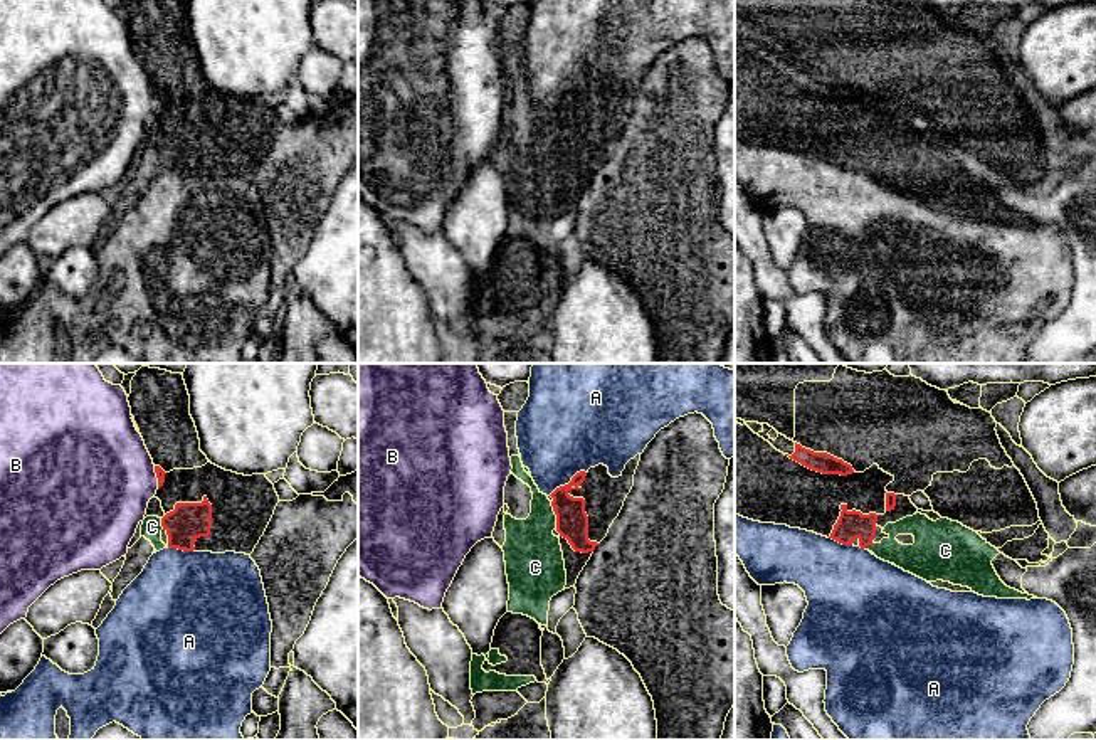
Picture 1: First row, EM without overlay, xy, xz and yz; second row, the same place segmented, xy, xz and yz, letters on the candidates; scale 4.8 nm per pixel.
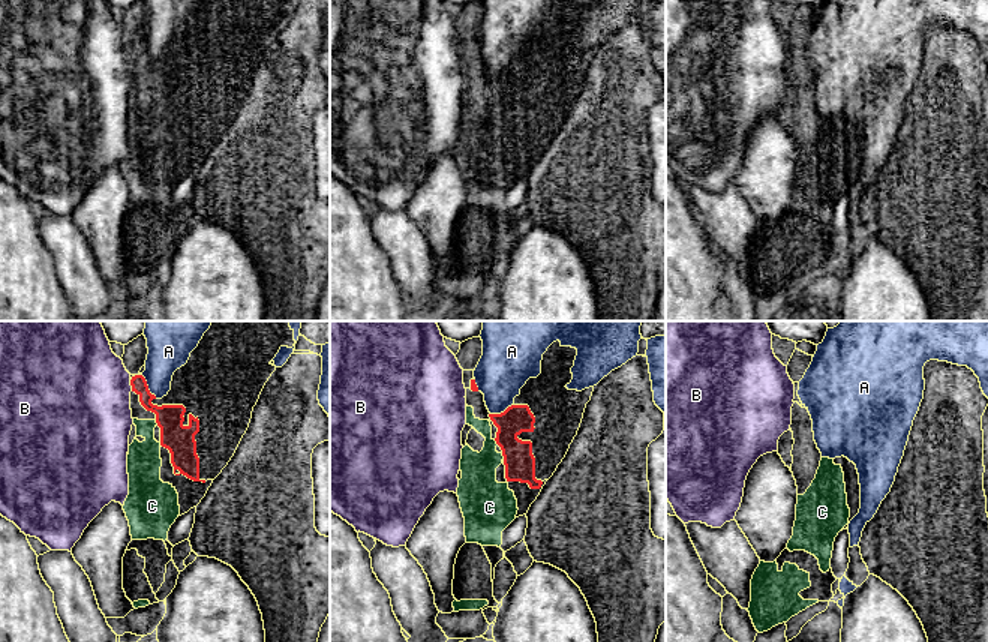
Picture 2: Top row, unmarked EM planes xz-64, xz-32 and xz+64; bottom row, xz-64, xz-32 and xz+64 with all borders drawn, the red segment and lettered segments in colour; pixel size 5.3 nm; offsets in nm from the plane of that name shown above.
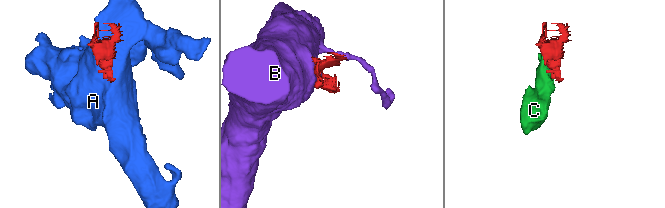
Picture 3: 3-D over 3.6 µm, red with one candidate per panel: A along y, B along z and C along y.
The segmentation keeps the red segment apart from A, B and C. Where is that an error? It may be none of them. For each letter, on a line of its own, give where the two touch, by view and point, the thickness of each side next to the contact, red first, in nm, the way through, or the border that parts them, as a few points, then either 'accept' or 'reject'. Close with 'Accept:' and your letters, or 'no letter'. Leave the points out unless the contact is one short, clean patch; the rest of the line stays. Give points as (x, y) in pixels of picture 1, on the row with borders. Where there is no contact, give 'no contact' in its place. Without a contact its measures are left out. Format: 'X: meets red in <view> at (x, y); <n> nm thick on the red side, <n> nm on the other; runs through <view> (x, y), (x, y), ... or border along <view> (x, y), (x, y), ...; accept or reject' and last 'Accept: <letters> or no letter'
A: meets red in xz at (569, 483); 160 nm thick on the red side, 420 nm on the other; reject
B: meets red in xy at (157, 476); 50 nm thick on the red side, 480 nm on the other; reject
C: meets red in xz at (555, 513); 160 nm thick on the red side, 280 nm on the other; runs through xz (572, 522), (563, 513), (555, 513), (535, 533), (533, 555); accept
Accept: C

